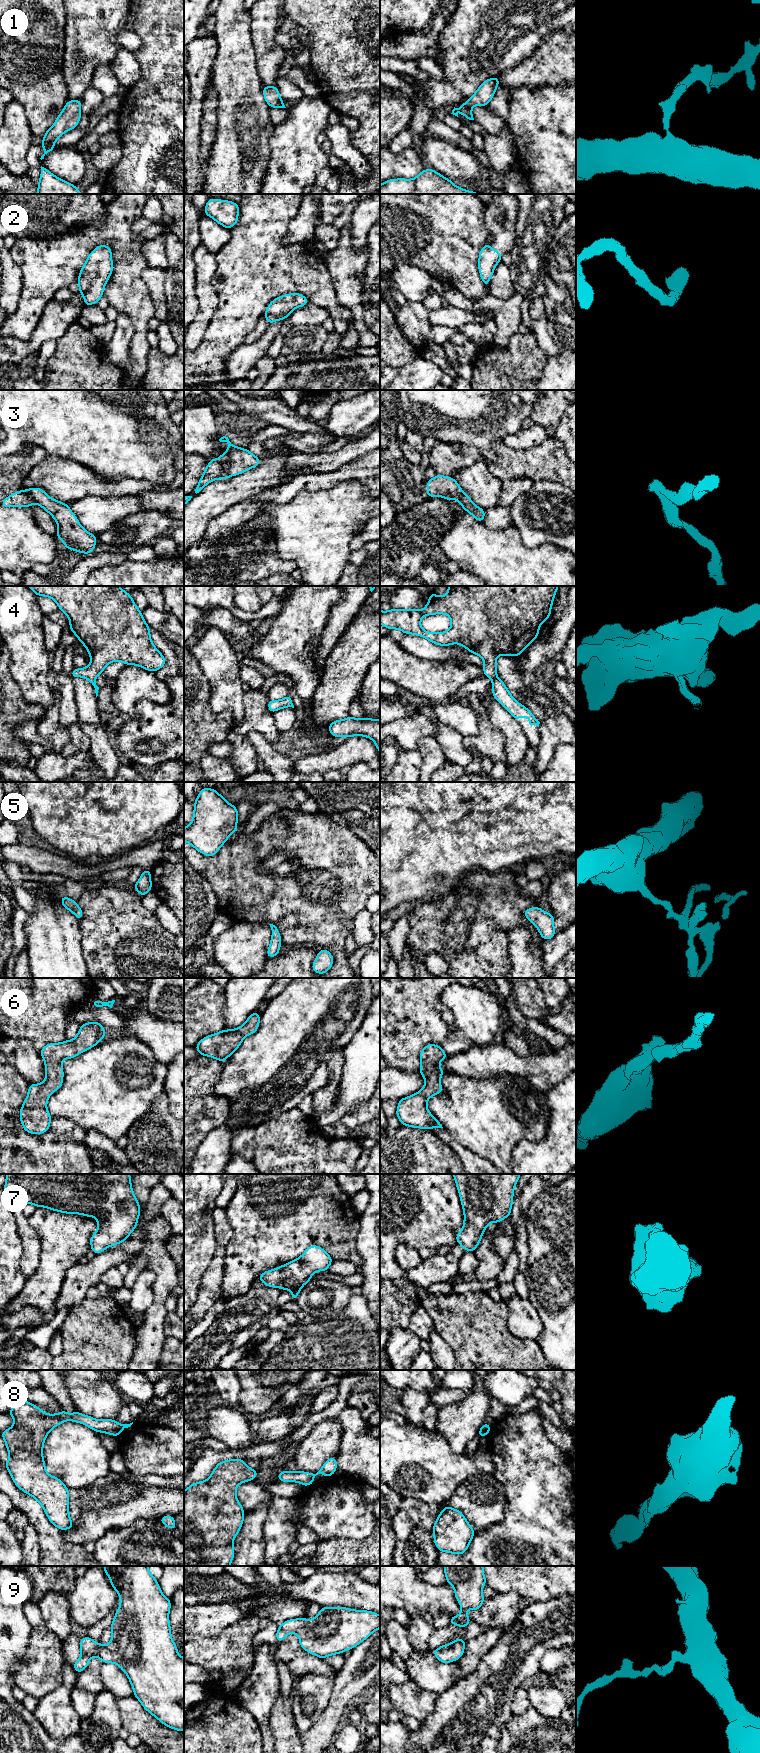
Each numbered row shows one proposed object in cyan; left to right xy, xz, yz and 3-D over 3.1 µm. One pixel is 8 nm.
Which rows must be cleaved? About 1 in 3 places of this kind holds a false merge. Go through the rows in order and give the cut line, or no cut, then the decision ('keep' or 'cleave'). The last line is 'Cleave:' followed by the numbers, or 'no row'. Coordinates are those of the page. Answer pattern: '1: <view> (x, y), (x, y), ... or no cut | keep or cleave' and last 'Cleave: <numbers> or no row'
1: no cut | keep
2: no cut | keep
3: xz (218, 459), (231, 475) | cleave
4: no cut | keep
5: no cut | keep
6: no cut | keep
7: no cut | keep
8: yz (480, 1430), (484, 1435) | cleave
9: no cut | keep
Cleave: 3, 8

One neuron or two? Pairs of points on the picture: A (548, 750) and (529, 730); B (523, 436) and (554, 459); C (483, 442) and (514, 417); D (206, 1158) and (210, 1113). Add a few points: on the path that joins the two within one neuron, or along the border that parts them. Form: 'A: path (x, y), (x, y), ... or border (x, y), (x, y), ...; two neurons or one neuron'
A: border (538, 727), (539, 745), (535, 749); two neurons
B: border (548, 438), (531, 448), (513, 449); two neurons
C: path (491, 434), (506, 421); one neuron
D: border (222, 1124), (213, 1128), (208, 1133), (195, 1153); two neurons

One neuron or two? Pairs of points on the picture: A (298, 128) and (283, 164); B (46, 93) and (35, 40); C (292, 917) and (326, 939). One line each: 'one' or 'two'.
A: one
B: one
C: one

